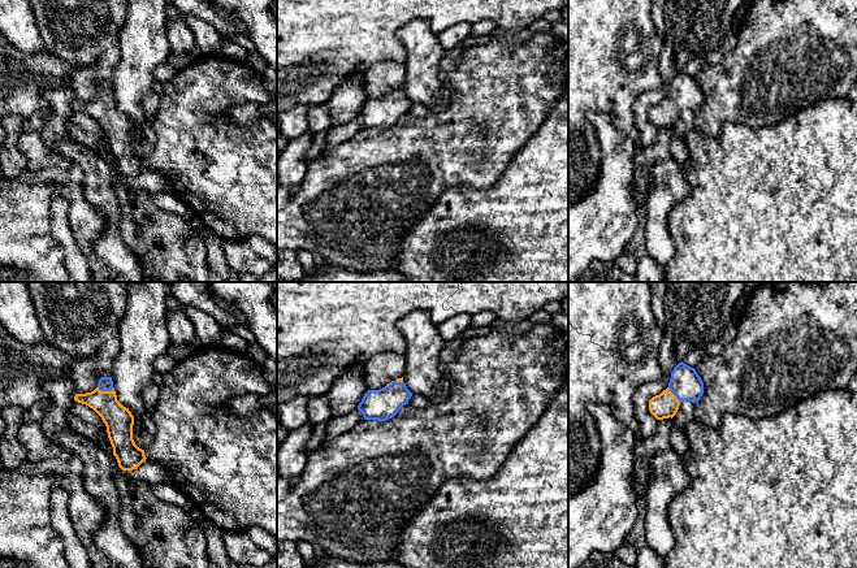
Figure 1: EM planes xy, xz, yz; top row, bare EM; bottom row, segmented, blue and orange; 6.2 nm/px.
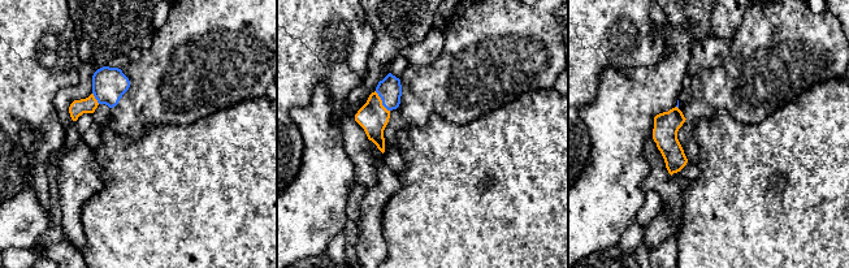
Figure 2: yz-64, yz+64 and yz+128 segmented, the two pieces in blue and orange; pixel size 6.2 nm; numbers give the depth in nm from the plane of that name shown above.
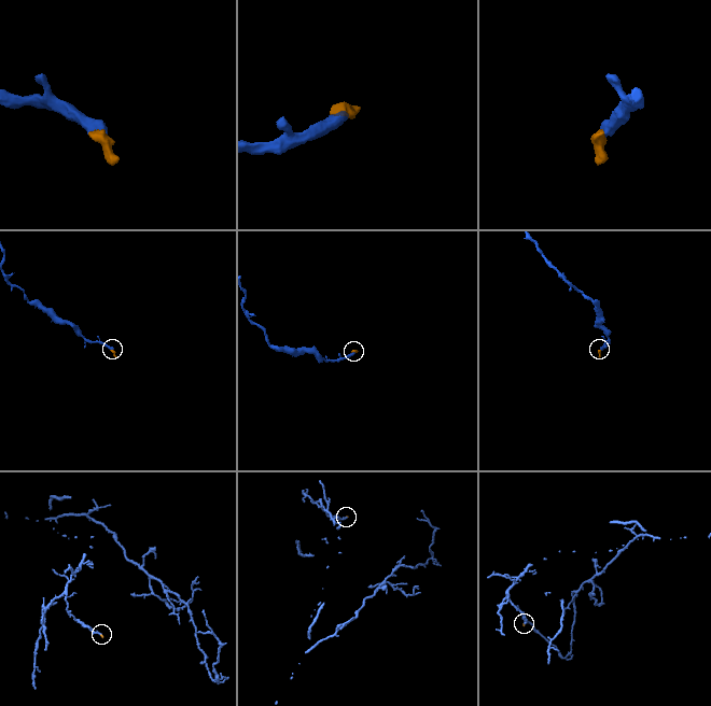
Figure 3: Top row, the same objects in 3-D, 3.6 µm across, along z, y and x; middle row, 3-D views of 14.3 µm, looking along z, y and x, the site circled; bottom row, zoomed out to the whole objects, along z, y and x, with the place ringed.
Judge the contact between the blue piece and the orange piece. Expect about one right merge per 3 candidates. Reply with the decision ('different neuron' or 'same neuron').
same neuron

